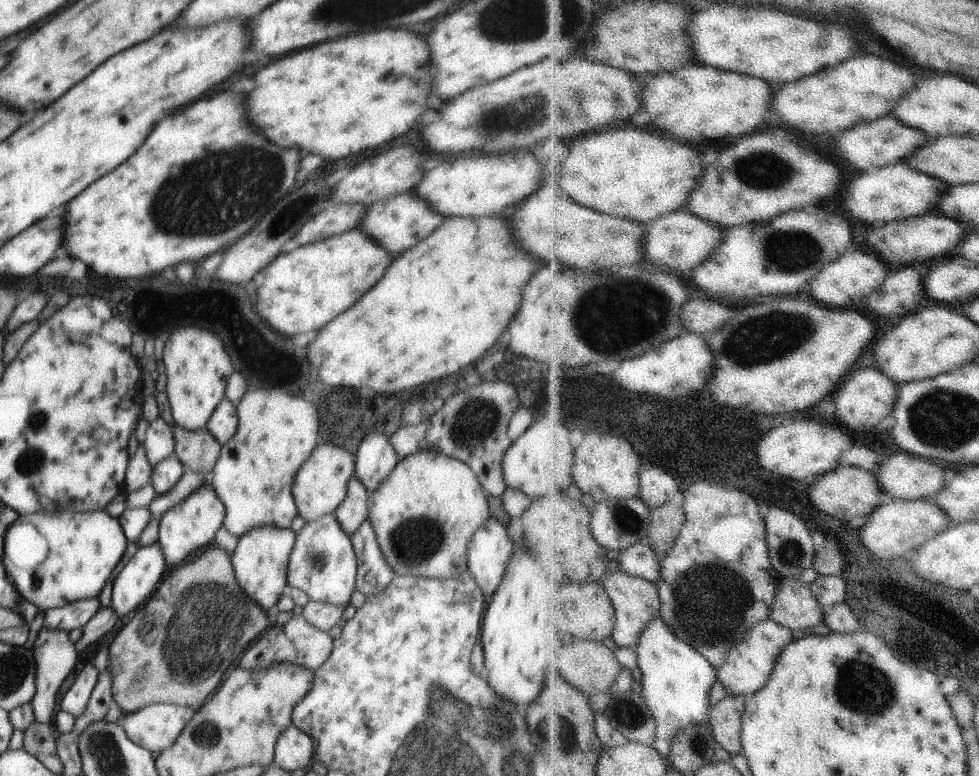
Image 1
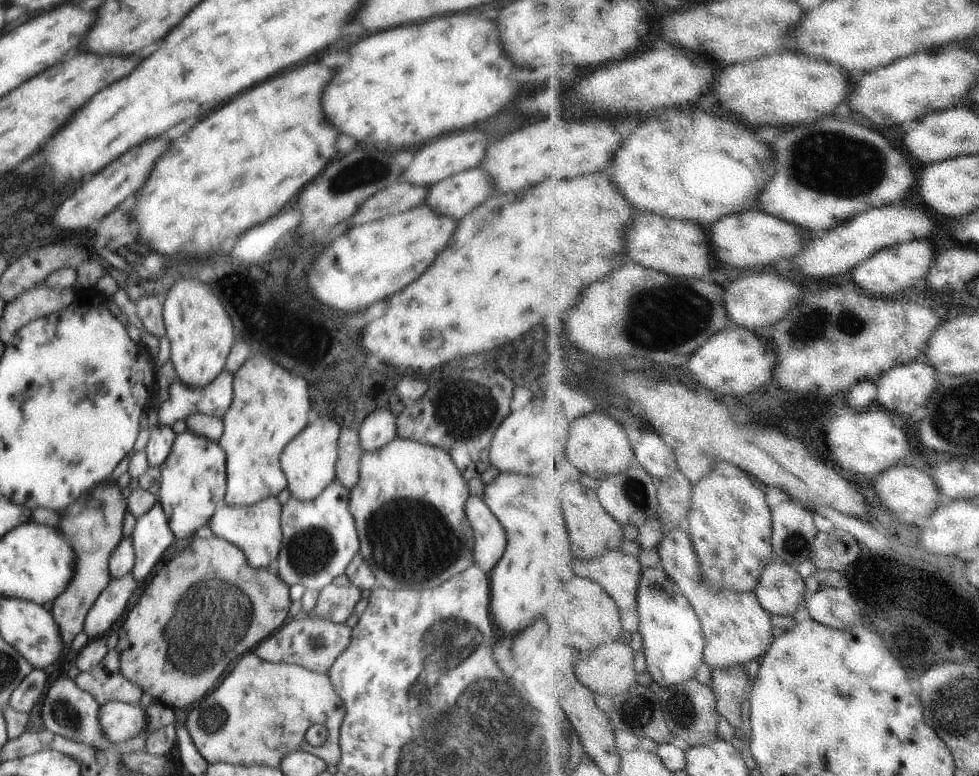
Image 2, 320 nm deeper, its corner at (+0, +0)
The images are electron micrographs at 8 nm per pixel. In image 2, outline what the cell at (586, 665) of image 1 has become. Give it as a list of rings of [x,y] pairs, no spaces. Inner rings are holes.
[[[618,641],[585,655],[577,666],[577,675],[588,688],[613,699],[622,692],[630,692],[638,684],[638,673],[634,649]]]

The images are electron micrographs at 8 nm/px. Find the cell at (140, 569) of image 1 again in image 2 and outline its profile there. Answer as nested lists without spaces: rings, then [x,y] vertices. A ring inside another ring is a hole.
[[[159,500],[136,519],[131,539],[135,550],[132,574],[140,582],[150,576],[152,568],[161,566],[164,552],[176,540]]]

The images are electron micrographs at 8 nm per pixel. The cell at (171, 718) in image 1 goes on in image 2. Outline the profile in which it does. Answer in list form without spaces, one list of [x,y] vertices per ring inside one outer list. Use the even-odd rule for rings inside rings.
[[[108,701],[100,705],[98,720],[108,745],[138,736],[147,727],[145,708],[120,701]]]

